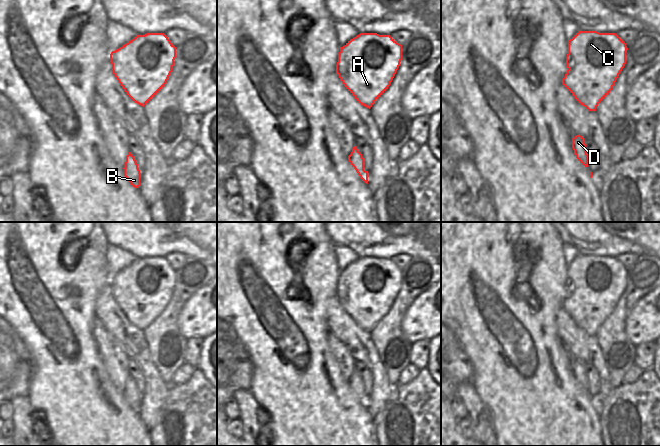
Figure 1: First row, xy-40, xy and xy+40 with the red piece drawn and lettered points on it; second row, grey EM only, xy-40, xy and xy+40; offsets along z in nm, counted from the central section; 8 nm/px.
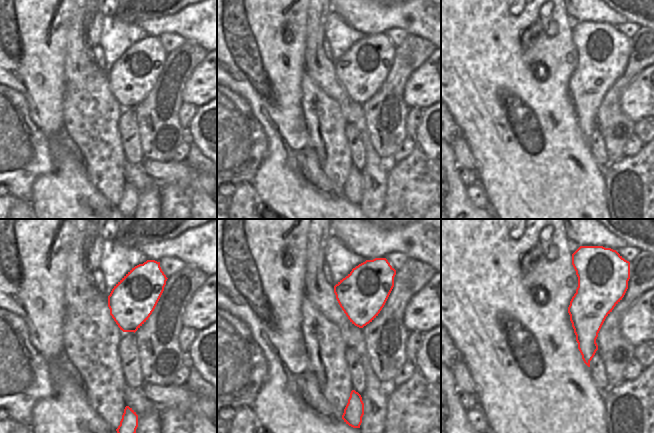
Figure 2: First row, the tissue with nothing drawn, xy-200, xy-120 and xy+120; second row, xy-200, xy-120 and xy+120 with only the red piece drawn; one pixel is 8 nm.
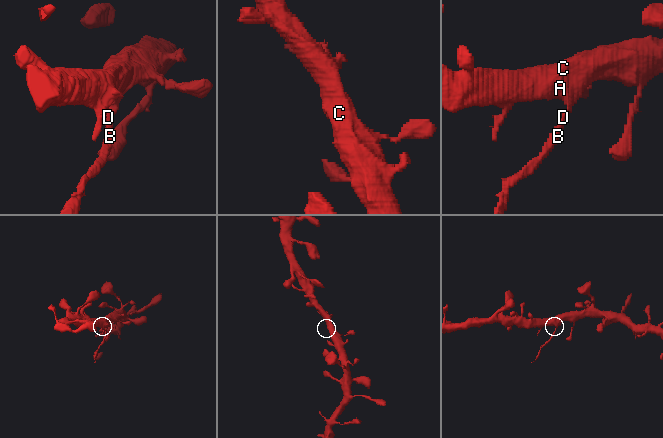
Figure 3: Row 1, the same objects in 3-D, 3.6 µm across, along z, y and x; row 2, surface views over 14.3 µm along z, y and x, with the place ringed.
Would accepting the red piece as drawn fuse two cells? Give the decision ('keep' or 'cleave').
cleave

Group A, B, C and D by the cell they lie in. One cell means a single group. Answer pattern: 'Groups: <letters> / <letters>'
Groups: A C D / B.

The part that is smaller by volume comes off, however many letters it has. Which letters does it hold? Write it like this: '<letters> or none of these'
B

